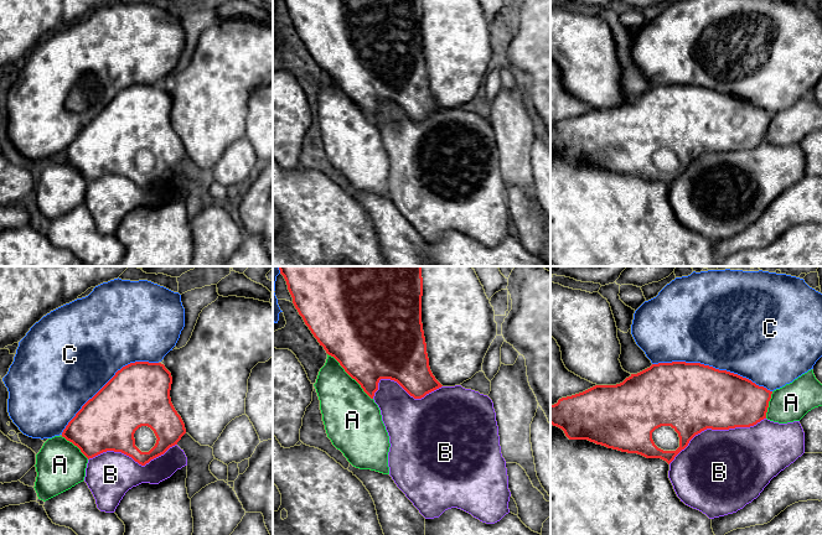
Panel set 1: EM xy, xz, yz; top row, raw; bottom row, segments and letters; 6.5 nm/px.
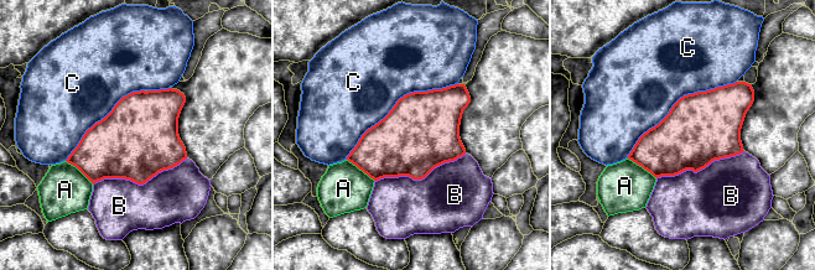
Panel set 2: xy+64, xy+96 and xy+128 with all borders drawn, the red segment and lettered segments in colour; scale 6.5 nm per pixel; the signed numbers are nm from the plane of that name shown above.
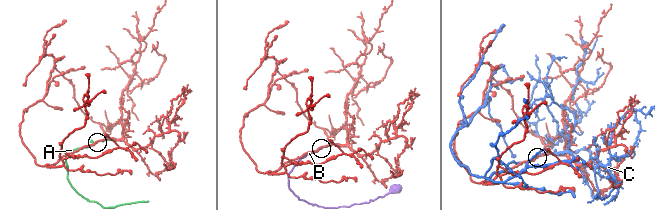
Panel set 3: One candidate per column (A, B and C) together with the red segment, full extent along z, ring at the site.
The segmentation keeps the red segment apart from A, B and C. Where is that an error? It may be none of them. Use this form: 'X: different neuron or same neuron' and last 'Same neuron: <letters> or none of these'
A: different neuron
B: same neuron
C: different neuron
Same neuron: B

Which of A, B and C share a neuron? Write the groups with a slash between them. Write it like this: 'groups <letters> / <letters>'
groups A C / B

